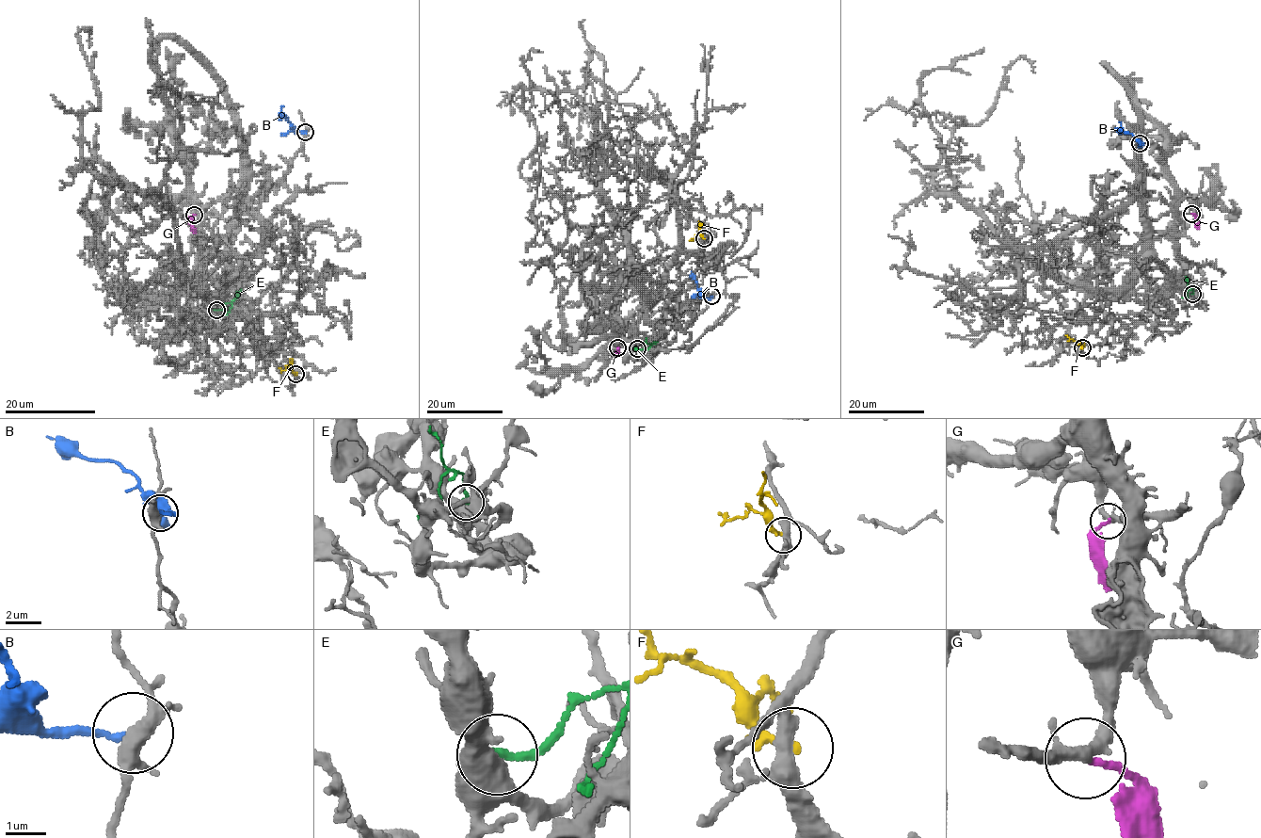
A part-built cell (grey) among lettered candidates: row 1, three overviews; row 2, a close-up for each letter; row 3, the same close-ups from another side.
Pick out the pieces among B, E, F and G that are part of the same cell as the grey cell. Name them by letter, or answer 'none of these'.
none of these

